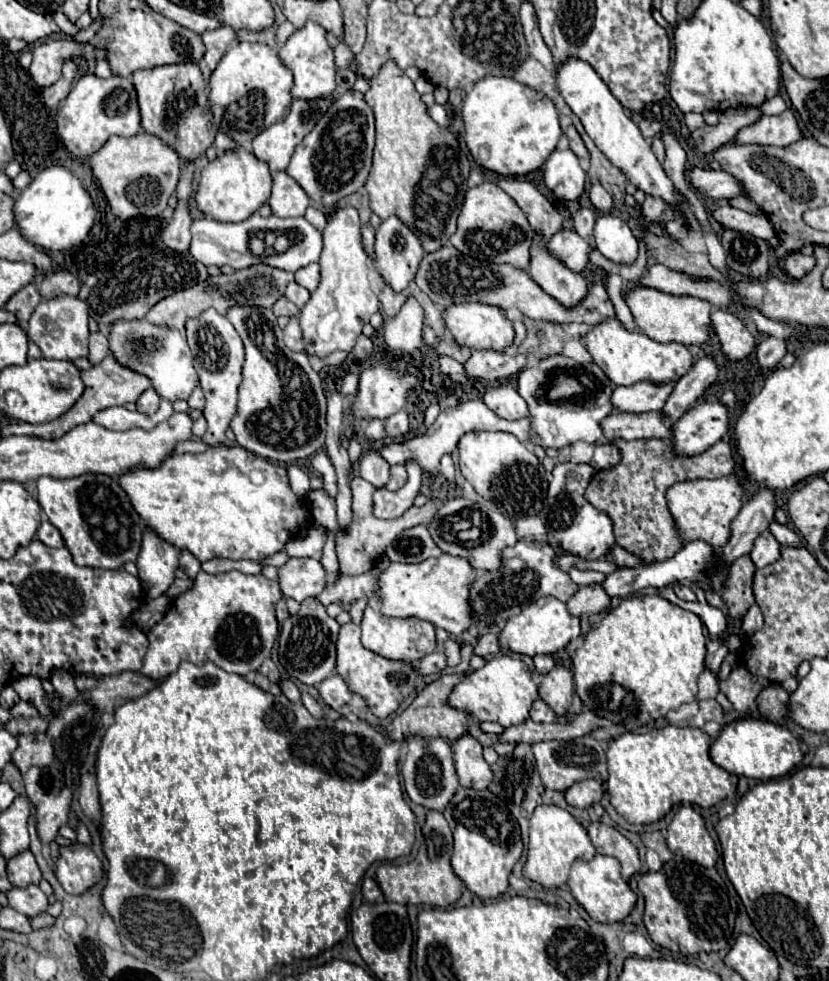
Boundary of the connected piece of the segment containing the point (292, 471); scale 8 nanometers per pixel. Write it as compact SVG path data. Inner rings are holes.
M289 465L287 471L289 471L289 481L291 481L293 491L297 495L301 495L301 499L307 499L309 491L311 491L311 487L309 487L309 475L301 467L297 467L297 465Z

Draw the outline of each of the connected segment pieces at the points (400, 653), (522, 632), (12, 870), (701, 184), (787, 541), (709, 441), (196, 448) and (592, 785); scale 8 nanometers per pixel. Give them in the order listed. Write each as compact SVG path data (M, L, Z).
M367 605L365 613L363 613L363 635L361 635L361 643L363 647L385 655L387 659L405 659L409 663L423 659L425 655L435 651L437 639L435 639L435 627L431 623L425 623L421 619L397 619L397 617L387 617L381 611L377 611L375 607Z
M551 595L537 599L529 607L525 607L519 615L511 617L505 625L505 629L499 633L501 645L523 655L537 655L537 653L555 653L563 649L571 639L581 635L581 619L573 613L569 613L567 603L553 599Z
M29 849L17 853L7 861L7 873L13 887L27 887L31 883L37 885L41 881L41 871Z
M693 169L691 171L691 185L717 201L729 201L739 195L747 195L741 181L735 179L727 171L713 171L713 169Z
M773 521L773 523L769 525L769 531L773 531L775 539L777 539L779 543L783 543L783 545L789 545L789 547L795 547L795 549L803 547L803 541L801 541L799 533L793 531L793 529L787 527L787 525L777 525L777 523Z
M697 403L675 425L673 441L677 455L697 455L717 443L729 431L729 409L725 403Z
M185 441L185 443L179 443L179 445L177 445L175 455L177 455L177 453L179 453L179 455L183 455L183 453L201 453L203 449L205 449L205 445L199 443L199 441Z
M593 779L577 781L565 791L565 799L571 807L589 809L593 803L599 803L601 797L603 797L603 787Z

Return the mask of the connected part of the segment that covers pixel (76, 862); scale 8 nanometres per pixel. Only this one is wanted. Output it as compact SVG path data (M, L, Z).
M75 841L73 845L59 847L55 875L67 893L79 895L101 879L103 865L89 845Z

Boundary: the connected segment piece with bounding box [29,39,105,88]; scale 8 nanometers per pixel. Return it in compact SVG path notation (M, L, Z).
M47 39L47 43L39 43L33 49L33 63L29 67L29 75L40 88L49 87L61 77L63 61L79 55L87 59L97 59L97 57L105 57L105 51L99 51L89 43L77 43L73 39L71 41Z

